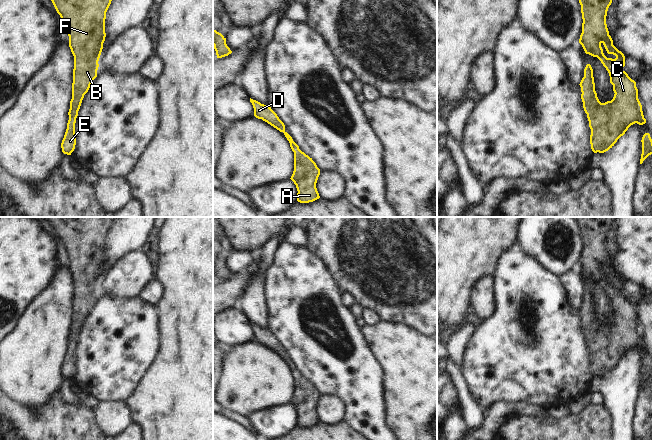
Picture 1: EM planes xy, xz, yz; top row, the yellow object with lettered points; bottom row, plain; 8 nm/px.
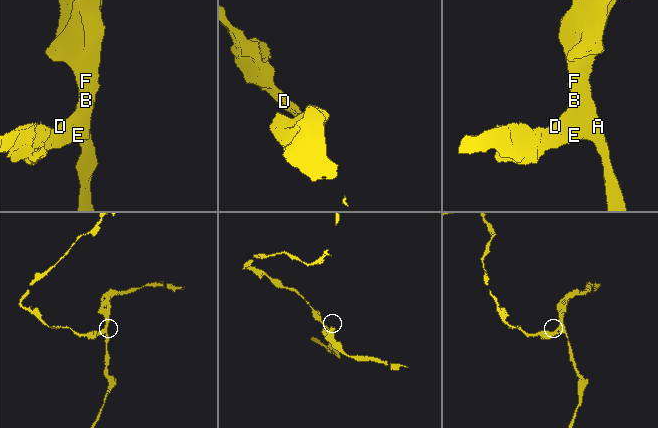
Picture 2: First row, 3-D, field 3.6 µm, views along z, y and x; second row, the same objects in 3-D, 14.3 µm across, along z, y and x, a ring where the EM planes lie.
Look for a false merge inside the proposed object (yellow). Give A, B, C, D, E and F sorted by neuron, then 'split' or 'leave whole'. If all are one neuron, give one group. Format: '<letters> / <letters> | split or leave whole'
A B C D E F | leave whole

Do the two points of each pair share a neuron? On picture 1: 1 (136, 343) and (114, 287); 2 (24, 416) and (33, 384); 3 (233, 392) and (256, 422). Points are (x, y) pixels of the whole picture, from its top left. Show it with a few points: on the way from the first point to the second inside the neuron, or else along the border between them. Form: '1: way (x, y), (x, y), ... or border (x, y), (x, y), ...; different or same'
1: border (99, 289), (105, 294), (120, 298), (137, 297); different
2: border (10, 397), (31, 408), (39, 408), (49, 400); different
3: border (272, 406), (254, 410), (245, 417); different

